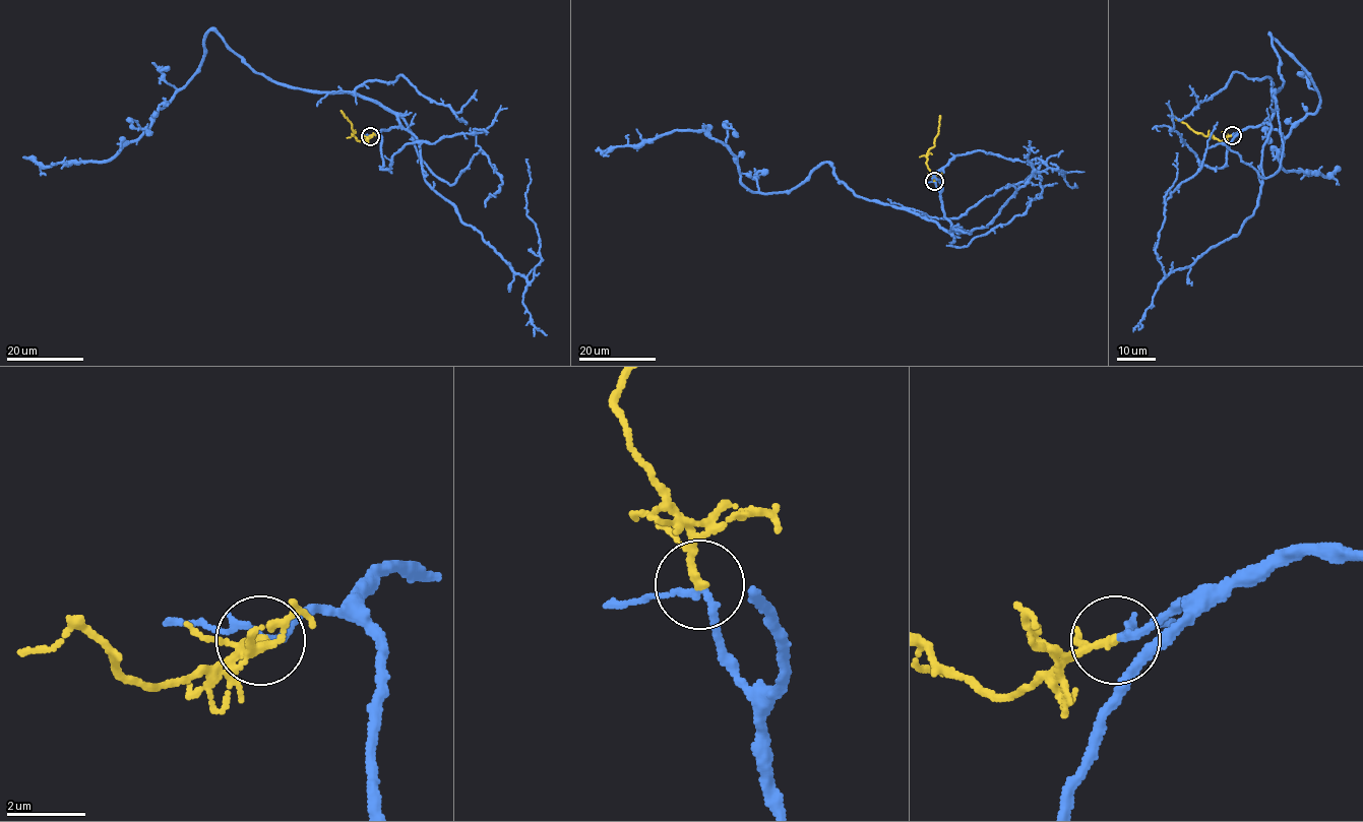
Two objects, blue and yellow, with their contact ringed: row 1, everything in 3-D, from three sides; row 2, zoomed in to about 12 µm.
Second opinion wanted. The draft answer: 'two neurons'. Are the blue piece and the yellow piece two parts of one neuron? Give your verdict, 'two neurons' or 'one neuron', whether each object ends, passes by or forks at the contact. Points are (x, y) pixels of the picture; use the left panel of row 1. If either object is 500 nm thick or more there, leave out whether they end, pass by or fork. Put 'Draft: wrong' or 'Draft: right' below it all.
one neuron; blue passes by; yellow passes by
Draft: wrong

